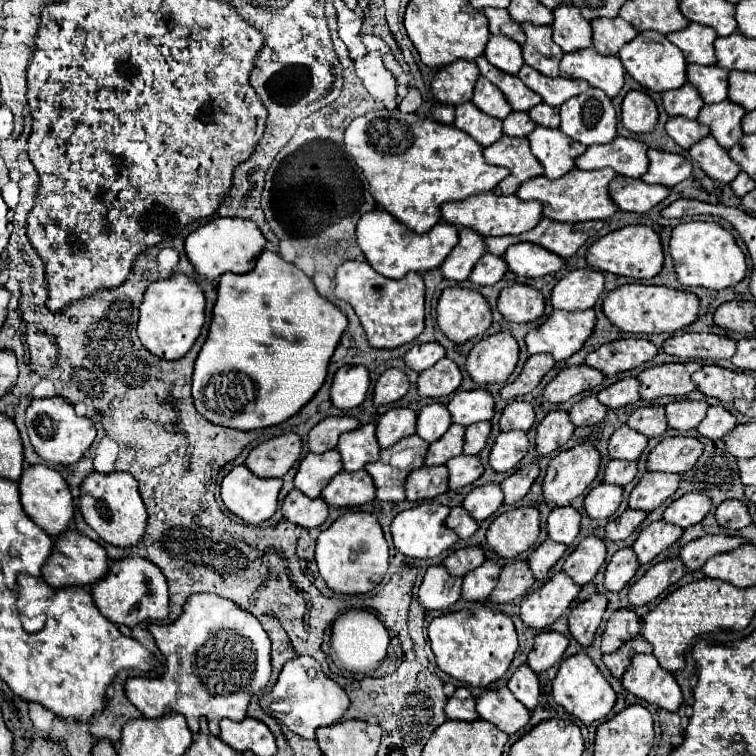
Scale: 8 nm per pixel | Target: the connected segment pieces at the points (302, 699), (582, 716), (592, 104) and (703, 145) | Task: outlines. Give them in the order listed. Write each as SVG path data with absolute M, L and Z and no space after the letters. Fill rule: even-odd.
M295 657L293 661L287 661L285 667L279 673L277 685L273 691L265 697L269 705L265 707L277 721L287 725L293 733L305 737L305 739L315 739L317 727L333 725L337 723L343 713L349 709L349 697L347 693L333 681L329 679L321 665L313 657ZM271 703L283 703L283 711L271 711Z
M577 653L577 655L565 659L561 663L561 667L557 671L557 677L553 679L551 685L553 685L555 703L559 703L569 715L577 717L585 725L591 725L593 721L605 719L607 713L615 705L615 691L603 679L603 675L599 673L599 669L595 667L595 663L589 659L587 653Z
M589 87L585 93L571 97L559 107L561 131L583 145L609 143L617 135L617 113L611 99Z
M711 135L697 141L689 149L689 155L691 155L693 161L699 163L699 167L713 181L719 181L719 183L731 183L737 177L737 173L741 171L741 167L735 165L735 161L727 155L725 149L721 149L717 145L717 141Z

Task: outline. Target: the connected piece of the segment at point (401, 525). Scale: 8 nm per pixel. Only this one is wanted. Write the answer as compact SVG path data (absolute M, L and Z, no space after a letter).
M433 501L421 503L413 509L399 513L391 523L391 535L393 535L395 549L399 553L403 553L407 557L415 557L415 559L439 557L443 551L447 551L449 547L453 547L457 543L457 535L445 527L447 515L449 515L449 507L433 503Z

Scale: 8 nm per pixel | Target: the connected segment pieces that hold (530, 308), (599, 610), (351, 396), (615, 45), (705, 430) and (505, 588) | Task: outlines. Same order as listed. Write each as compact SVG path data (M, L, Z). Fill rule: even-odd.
M515 283L515 285L505 287L499 293L497 309L507 321L527 323L527 321L535 321L543 315L545 299L537 289Z
M593 595L591 599L583 601L569 613L569 633L579 645L589 647L593 643L605 607L607 607L607 599L603 595Z
M363 365L341 367L331 385L331 403L337 409L353 409L363 403L369 389L369 373Z
M621 17L597 19L591 21L591 27L593 27L593 47L601 55L617 55L619 49L637 35L637 31Z
M715 405L715 407L709 407L707 417L699 423L697 431L699 431L699 435L709 437L709 439L721 439L735 425L737 425L737 419L727 409Z
M515 561L513 565L507 565L501 569L499 583L491 591L489 601L511 603L511 601L523 597L533 587L533 583L535 583L535 579L533 579L529 565L525 561Z

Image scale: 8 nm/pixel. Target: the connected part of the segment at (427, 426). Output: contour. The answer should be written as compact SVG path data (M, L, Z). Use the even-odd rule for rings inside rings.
M431 403L417 413L417 435L427 443L437 441L451 427L451 417L445 405Z

